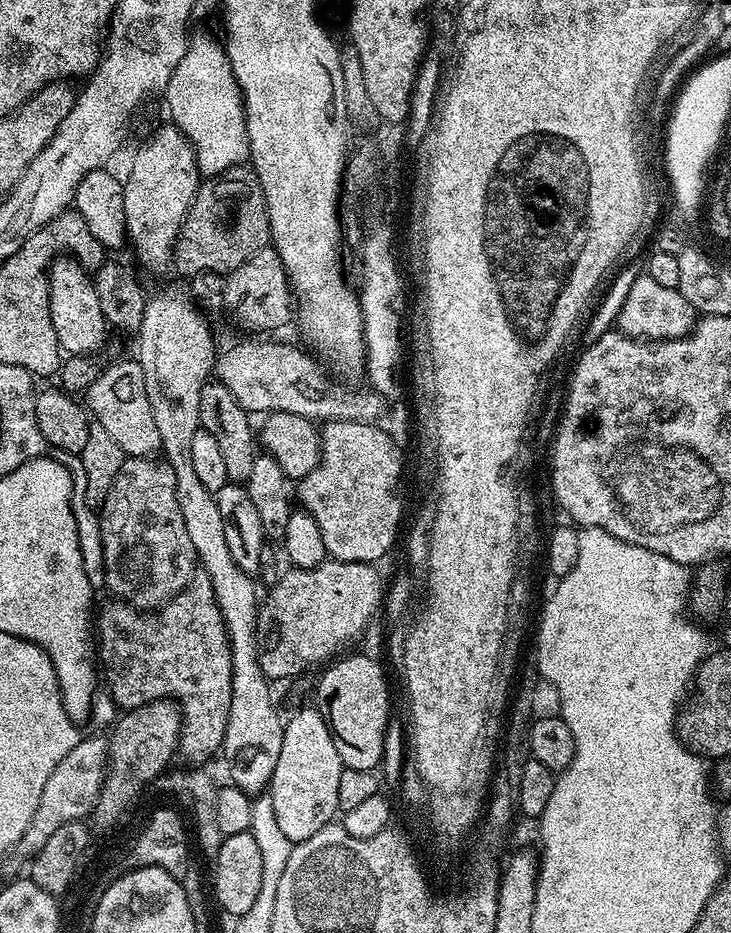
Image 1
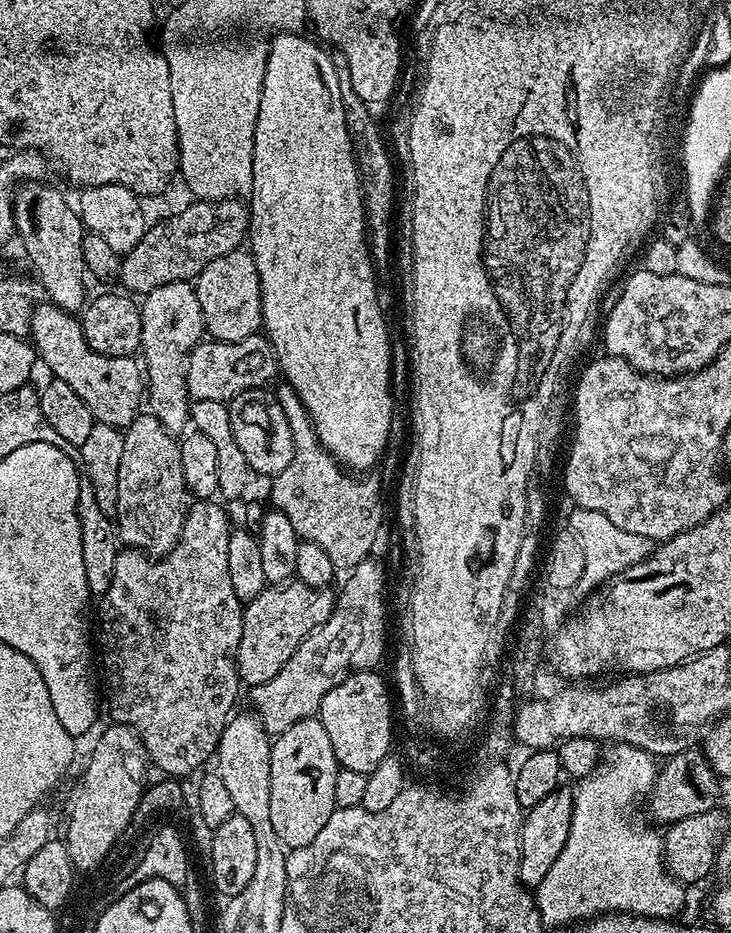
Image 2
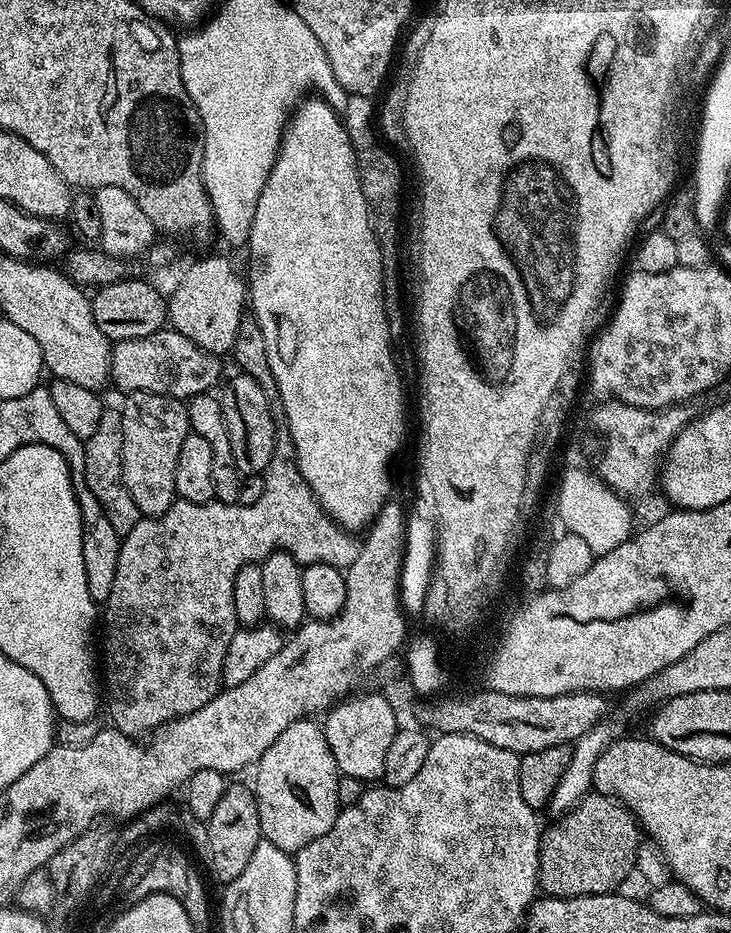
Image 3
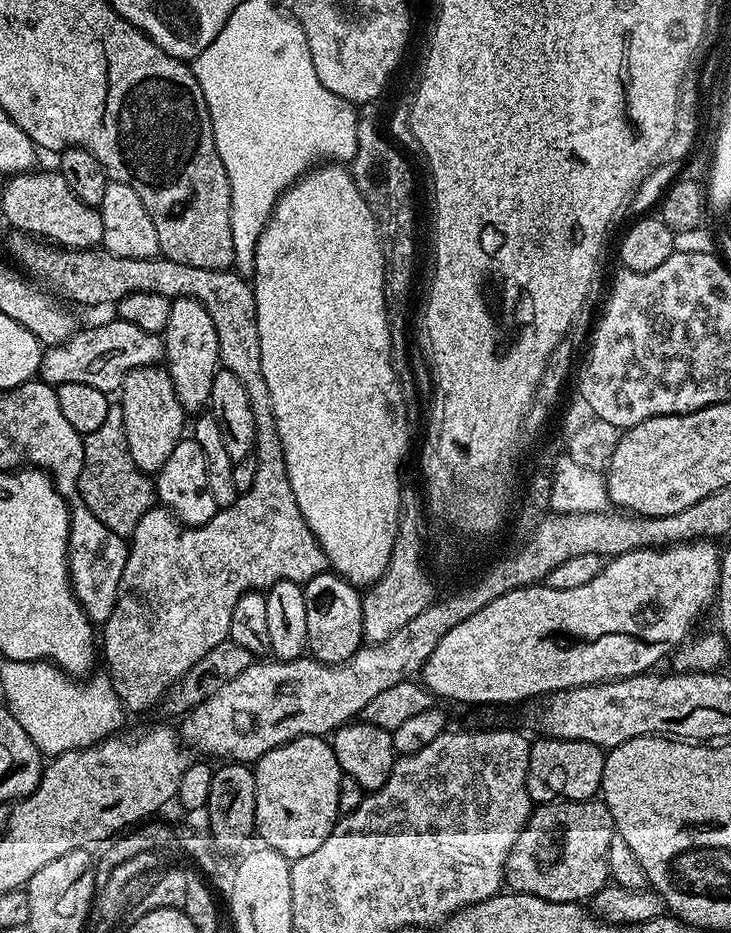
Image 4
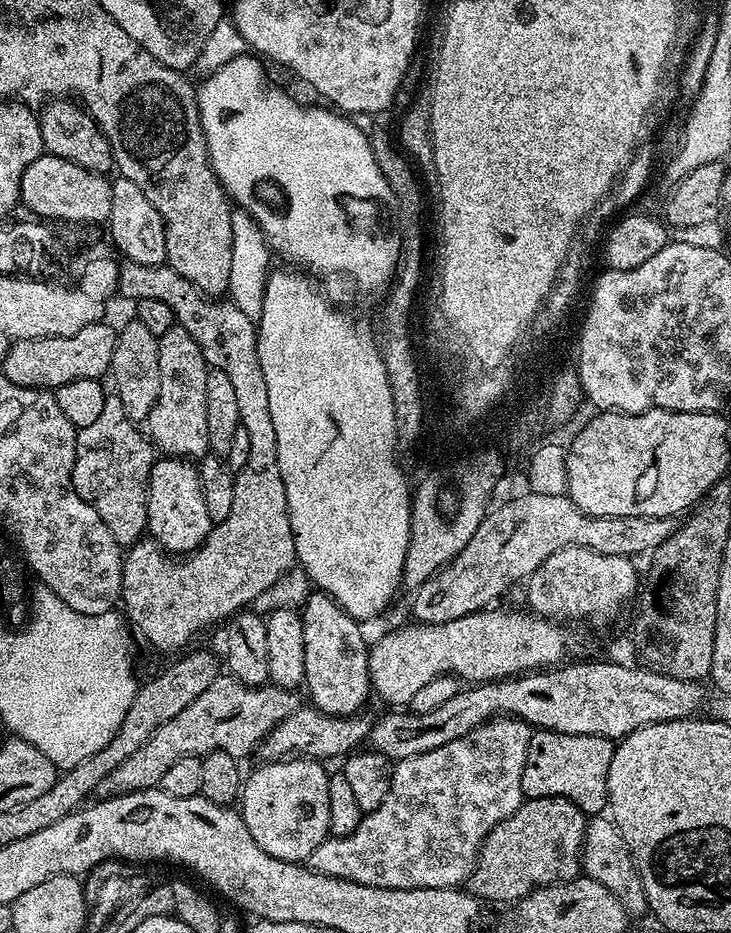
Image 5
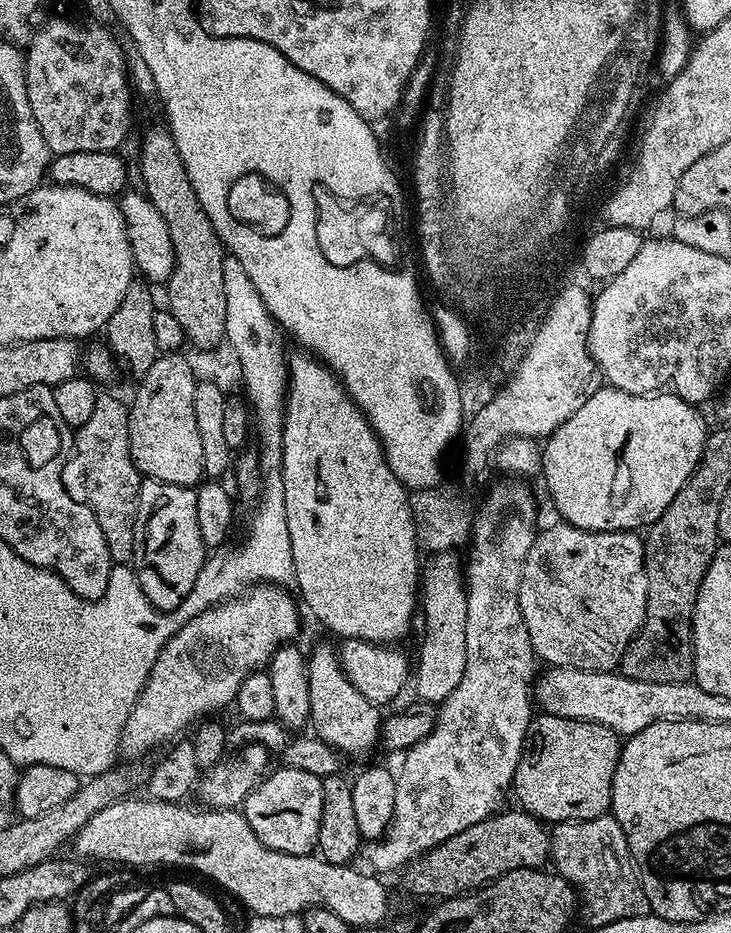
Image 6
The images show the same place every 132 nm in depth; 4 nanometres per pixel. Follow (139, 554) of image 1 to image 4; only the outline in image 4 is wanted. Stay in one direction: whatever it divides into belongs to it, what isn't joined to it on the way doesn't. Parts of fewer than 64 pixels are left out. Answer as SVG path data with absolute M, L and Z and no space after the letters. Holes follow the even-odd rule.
M160 366L132 368L120 383L118 403L124 419L126 446L130 450L130 458L134 458L137 466L146 473L159 472L162 462L170 458L170 450L174 450L174 446L186 432L186 413L174 394L172 379Z

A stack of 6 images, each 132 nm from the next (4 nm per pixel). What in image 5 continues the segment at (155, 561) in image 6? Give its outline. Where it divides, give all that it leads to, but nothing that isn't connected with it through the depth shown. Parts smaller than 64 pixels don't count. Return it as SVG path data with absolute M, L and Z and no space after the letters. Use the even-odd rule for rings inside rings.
M183 458L157 459L148 479L147 535L169 554L191 554L213 527L210 514L206 514L206 498L202 498L199 467Z

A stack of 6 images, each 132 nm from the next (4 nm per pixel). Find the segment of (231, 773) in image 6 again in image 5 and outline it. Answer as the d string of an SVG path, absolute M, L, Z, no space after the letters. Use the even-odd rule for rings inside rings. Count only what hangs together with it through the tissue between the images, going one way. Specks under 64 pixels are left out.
M315 706L307 707L297 707L295 712L282 718L282 722L274 726L274 730L270 730L270 734L261 742L258 749L261 761L307 758L329 762L328 760L334 759L335 756L347 757L360 746L360 742L362 744L367 739L374 723L373 717L368 717L367 711L364 710L351 712L348 716L331 716L320 712Z

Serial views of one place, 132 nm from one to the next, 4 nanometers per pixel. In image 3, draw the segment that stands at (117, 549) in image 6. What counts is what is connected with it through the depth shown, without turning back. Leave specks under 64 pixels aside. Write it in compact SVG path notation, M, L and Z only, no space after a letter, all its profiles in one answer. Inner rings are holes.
M114 406L105 407L102 414L102 422L98 422L98 430L90 434L90 438L84 441L84 457L86 458L86 486L90 486L90 494L98 498L98 506L106 514L110 526L114 526L121 538L130 534L134 526L142 518L138 506L134 506L134 498L124 485L122 478L122 454L124 453L124 435L122 434L122 418L120 408Z

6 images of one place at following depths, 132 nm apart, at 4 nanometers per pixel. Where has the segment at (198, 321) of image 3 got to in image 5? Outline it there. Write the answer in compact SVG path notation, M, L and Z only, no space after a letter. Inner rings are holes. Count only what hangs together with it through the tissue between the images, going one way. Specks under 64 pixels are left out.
M182 327L166 330L158 337L158 402L150 410L146 432L153 445L160 448L165 457L199 461L209 455L208 431L206 430L206 378L208 363L198 350L198 342Z

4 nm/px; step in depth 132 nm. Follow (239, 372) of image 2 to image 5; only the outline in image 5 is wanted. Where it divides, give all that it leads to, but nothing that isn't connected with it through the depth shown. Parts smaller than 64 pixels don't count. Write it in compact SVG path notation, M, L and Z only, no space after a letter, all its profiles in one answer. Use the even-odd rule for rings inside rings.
M101 322L86 326L86 330L78 330L78 334L9 343L8 353L2 362L2 375L23 388L45 390L55 390L58 386L74 382L78 378L100 380L109 375L117 335L115 327L112 329L108 322Z

